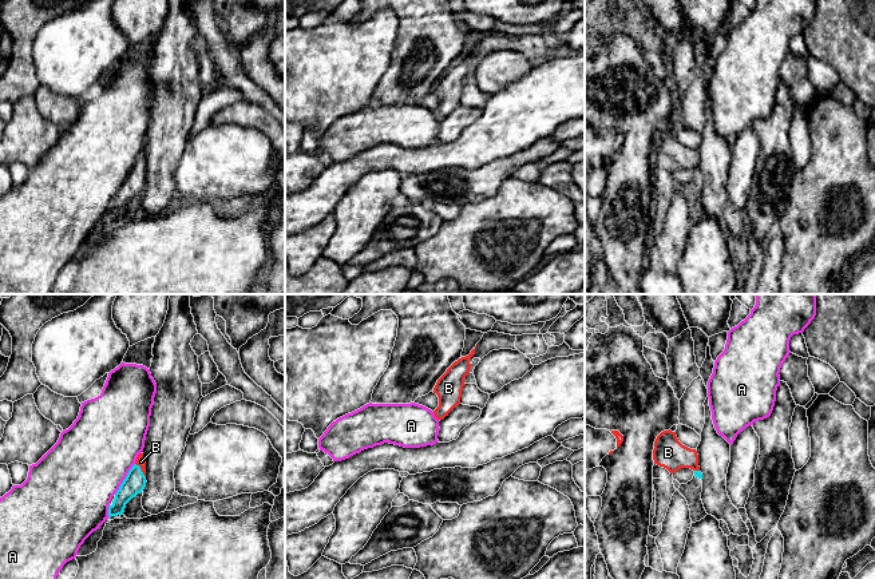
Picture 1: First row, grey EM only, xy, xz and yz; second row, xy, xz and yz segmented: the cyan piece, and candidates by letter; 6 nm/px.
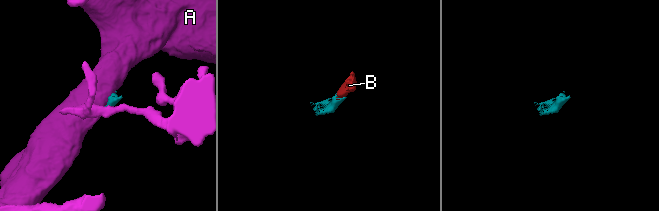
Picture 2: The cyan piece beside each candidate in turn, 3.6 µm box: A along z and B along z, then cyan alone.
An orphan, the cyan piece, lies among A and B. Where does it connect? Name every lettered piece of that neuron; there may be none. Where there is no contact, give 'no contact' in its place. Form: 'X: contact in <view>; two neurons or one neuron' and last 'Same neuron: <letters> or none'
A: contact in xy; two neurons
B: contact in xy; one neuron
Same neuron: B

